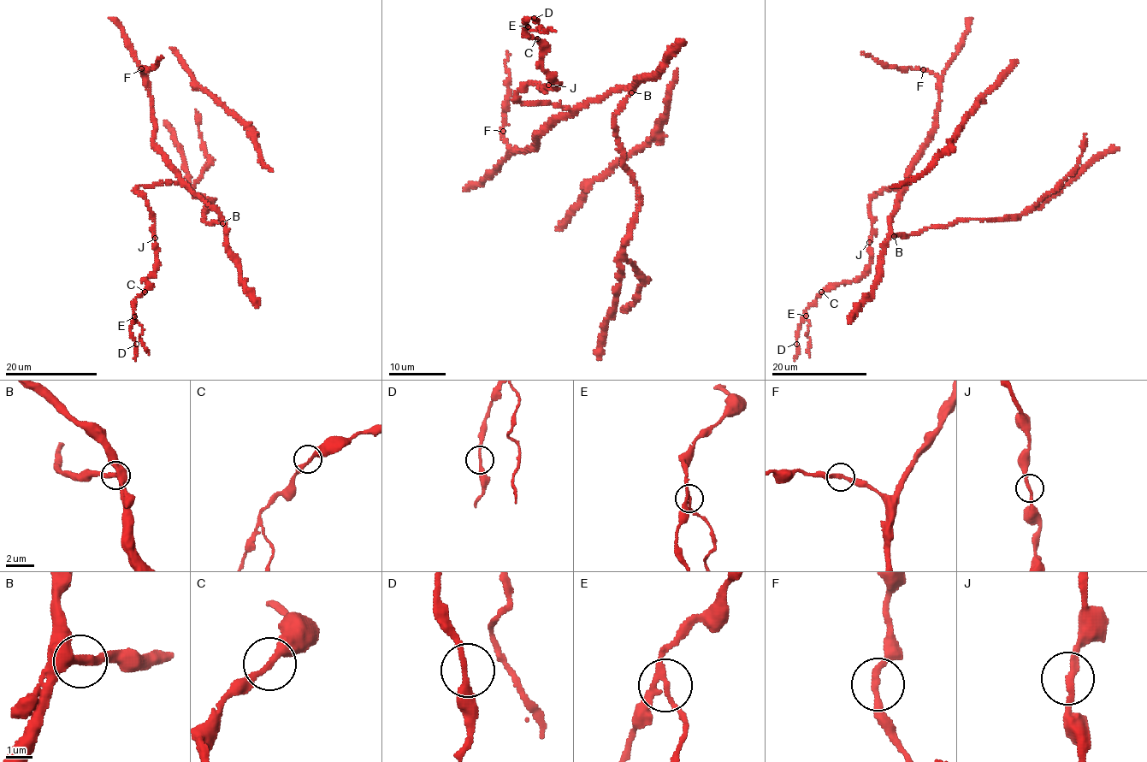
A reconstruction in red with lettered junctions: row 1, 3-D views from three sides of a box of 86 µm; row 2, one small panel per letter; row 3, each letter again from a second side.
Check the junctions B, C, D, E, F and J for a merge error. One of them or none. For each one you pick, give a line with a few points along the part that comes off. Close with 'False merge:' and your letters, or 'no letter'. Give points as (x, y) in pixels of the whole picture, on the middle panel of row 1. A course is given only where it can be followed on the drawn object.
E: course (529, 26), (532, 29), (541, 26), (541, 32), (555, 31)
False merge: E

